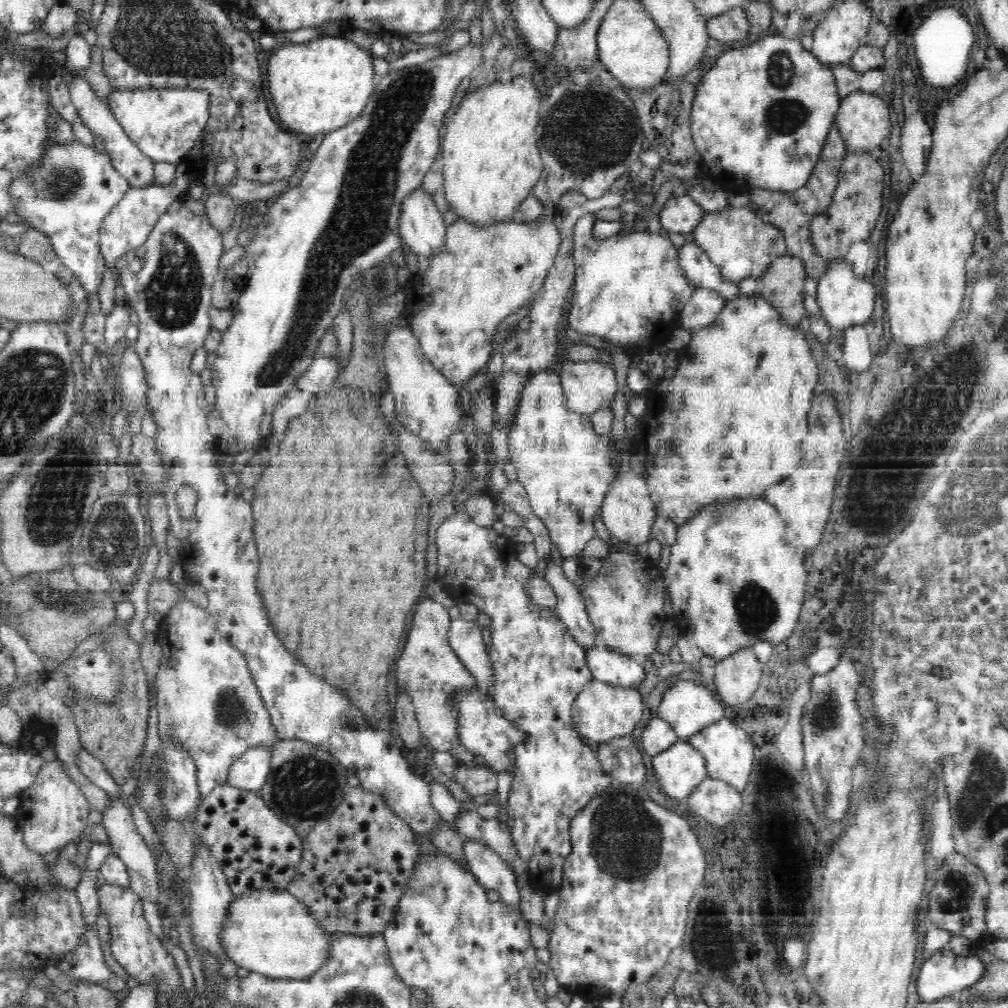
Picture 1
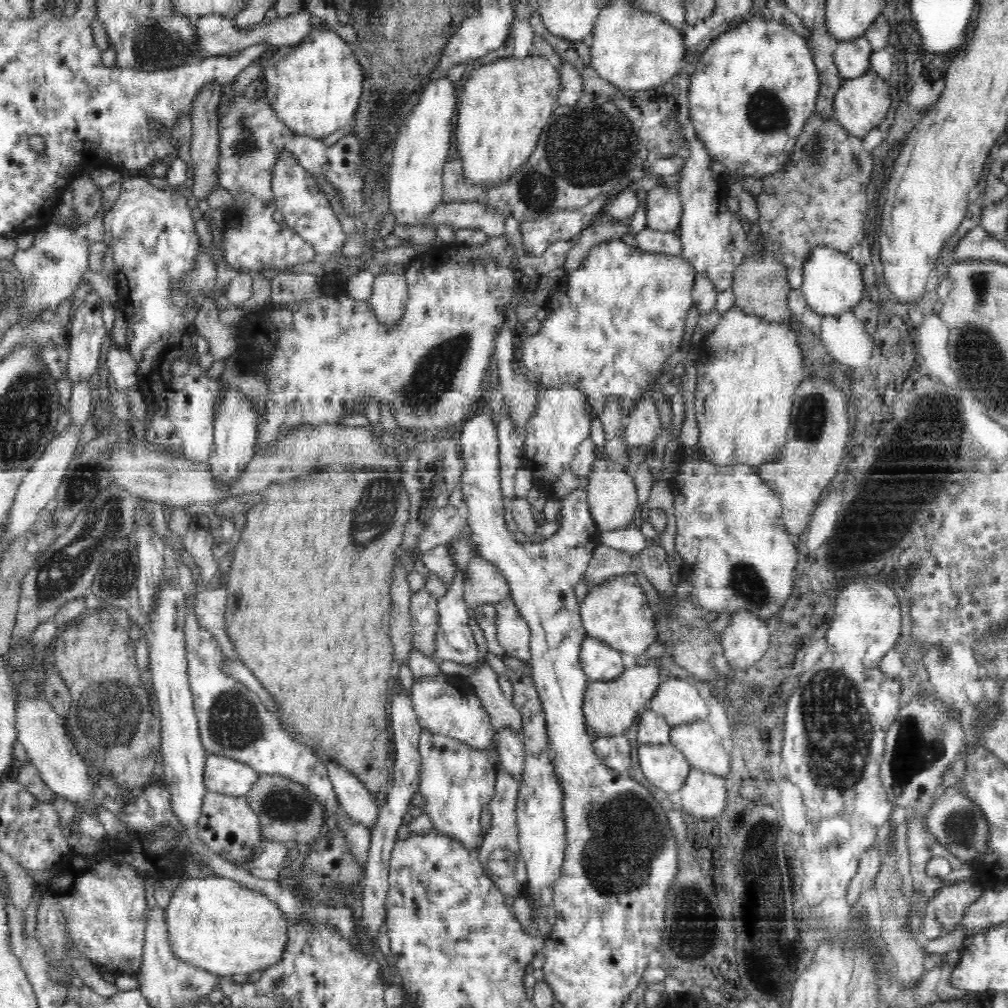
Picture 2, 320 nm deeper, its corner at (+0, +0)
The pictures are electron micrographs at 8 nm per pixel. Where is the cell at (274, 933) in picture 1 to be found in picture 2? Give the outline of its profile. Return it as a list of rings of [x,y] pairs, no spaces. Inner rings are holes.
[[[226,877],[182,878],[165,908],[169,943],[182,962],[229,978],[264,971],[281,961],[291,922],[266,895]]]

